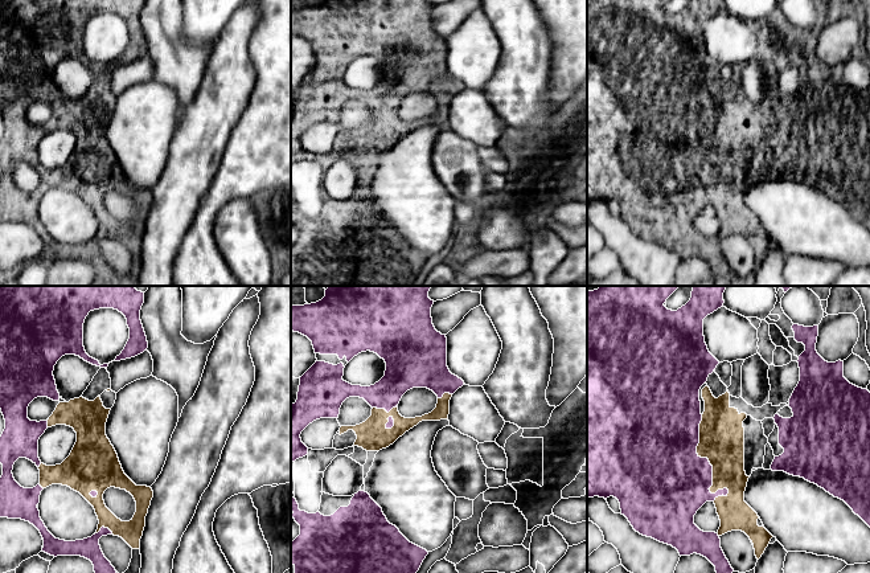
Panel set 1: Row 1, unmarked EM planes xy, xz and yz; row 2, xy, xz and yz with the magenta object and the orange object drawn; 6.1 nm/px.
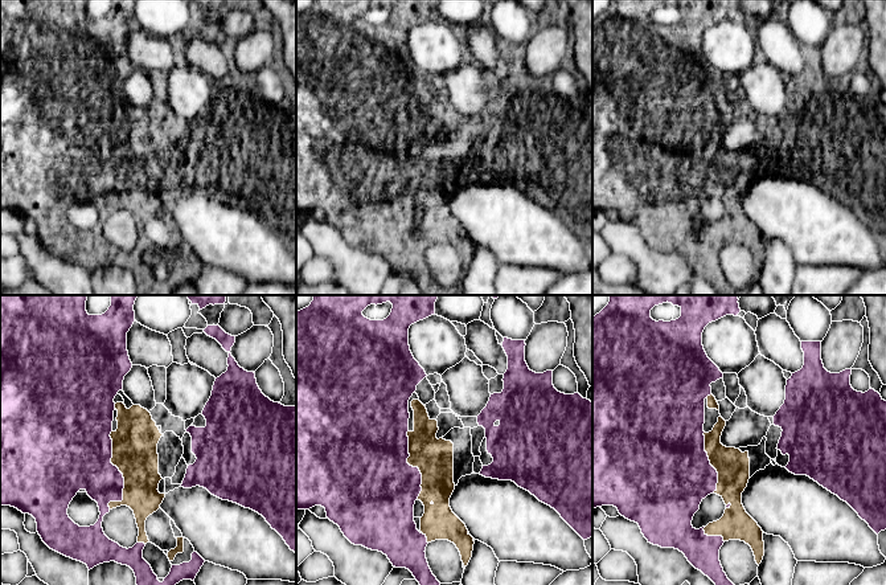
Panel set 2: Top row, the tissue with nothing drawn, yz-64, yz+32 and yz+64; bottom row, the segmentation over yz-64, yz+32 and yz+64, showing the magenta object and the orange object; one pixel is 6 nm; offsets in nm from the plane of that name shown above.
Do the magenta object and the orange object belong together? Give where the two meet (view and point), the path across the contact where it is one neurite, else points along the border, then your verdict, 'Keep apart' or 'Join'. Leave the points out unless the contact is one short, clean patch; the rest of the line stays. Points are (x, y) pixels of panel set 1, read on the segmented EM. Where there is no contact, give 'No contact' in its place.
Touches magenta at yz (711, 467). Join

